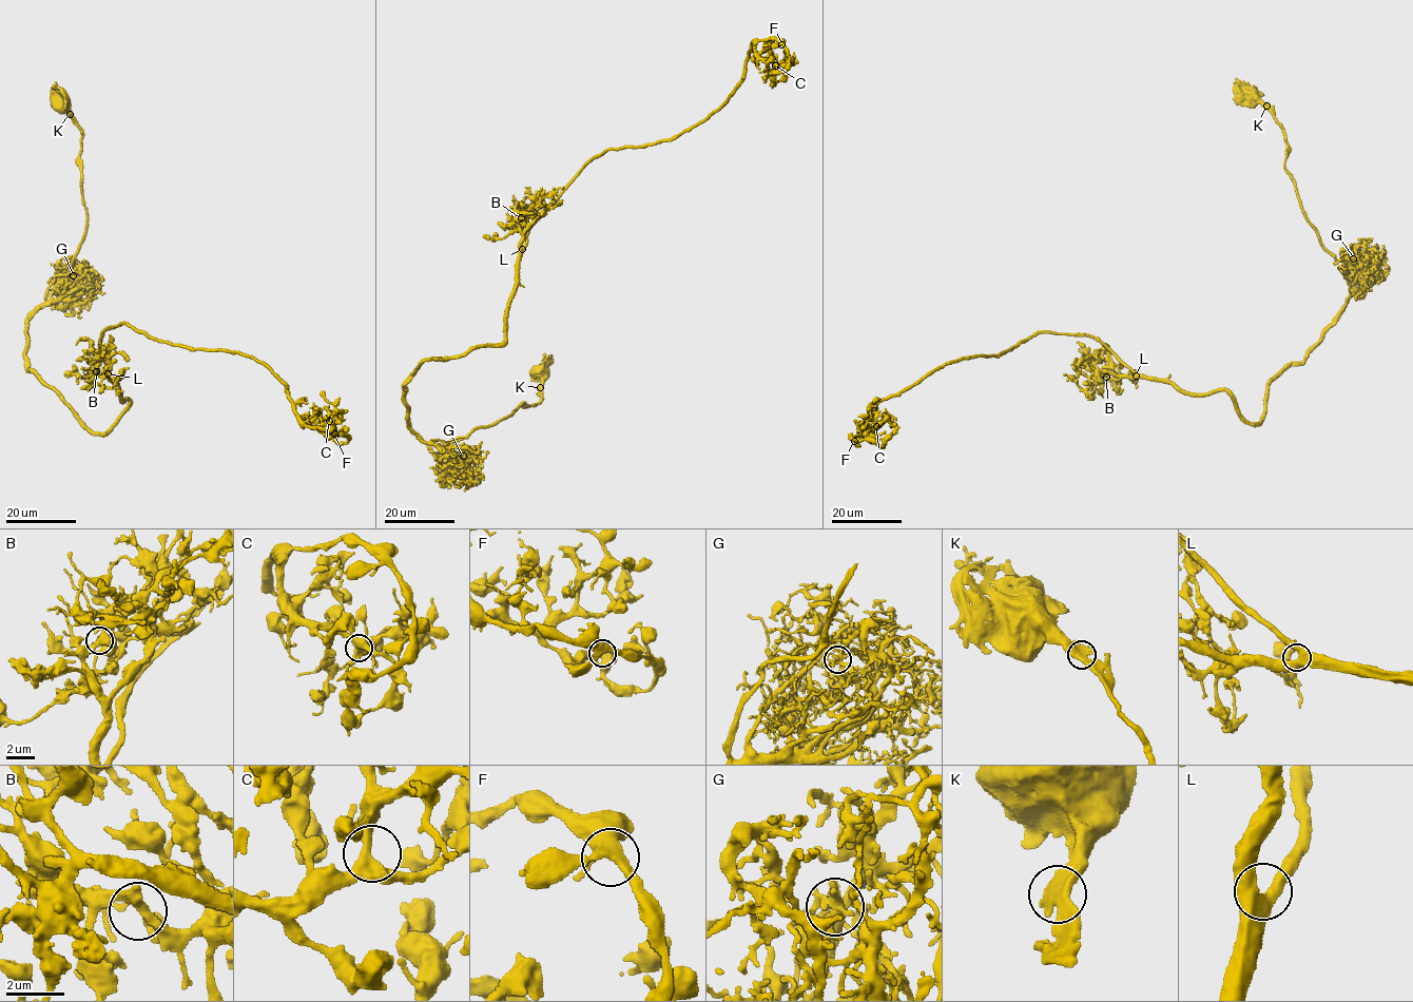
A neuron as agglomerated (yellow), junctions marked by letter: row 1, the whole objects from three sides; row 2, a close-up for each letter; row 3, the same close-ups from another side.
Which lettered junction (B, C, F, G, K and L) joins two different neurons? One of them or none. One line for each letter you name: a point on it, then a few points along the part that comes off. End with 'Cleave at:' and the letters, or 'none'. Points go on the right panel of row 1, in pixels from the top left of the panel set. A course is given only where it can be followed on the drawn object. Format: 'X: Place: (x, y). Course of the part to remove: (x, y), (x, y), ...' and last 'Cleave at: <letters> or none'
Cleave at: none

